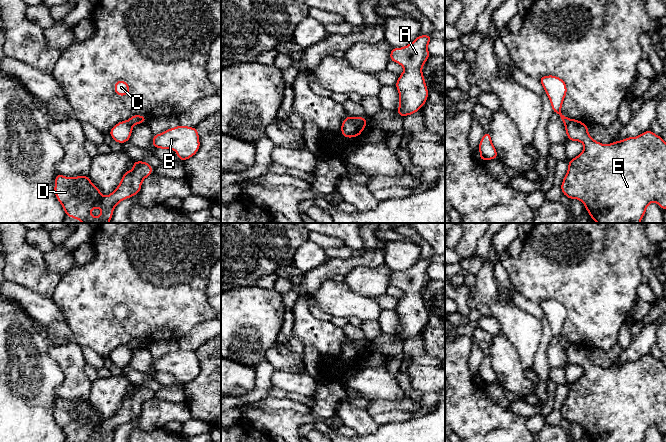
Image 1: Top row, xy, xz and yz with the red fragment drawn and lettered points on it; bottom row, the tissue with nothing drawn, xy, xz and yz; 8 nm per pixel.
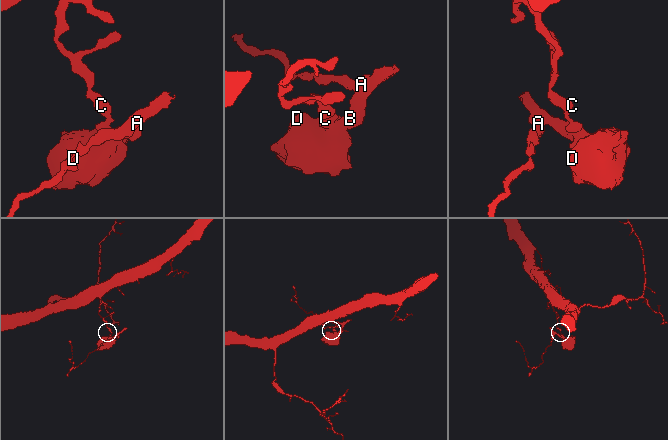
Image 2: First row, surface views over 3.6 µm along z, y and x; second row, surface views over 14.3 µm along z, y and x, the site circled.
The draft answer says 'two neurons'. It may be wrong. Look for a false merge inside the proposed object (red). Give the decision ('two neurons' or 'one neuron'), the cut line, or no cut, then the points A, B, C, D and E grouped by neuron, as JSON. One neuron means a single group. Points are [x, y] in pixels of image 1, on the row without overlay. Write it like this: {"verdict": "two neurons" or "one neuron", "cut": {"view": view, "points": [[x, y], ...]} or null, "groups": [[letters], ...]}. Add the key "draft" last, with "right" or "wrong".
{"verdict": "two neurons", "cut": {"view": "xz", "points": [[352, 341], [358, 348], [364, 351]]}, "groups": [["A", "B", "D", "E"], ["C"]], "draft": "right"}

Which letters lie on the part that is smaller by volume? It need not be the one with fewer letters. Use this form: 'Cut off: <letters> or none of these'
Cut off: A, B, D, E

